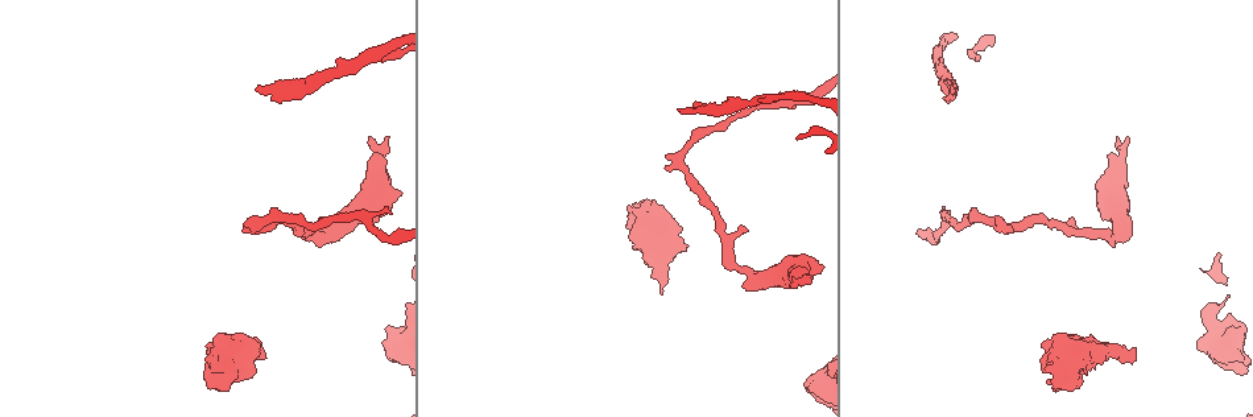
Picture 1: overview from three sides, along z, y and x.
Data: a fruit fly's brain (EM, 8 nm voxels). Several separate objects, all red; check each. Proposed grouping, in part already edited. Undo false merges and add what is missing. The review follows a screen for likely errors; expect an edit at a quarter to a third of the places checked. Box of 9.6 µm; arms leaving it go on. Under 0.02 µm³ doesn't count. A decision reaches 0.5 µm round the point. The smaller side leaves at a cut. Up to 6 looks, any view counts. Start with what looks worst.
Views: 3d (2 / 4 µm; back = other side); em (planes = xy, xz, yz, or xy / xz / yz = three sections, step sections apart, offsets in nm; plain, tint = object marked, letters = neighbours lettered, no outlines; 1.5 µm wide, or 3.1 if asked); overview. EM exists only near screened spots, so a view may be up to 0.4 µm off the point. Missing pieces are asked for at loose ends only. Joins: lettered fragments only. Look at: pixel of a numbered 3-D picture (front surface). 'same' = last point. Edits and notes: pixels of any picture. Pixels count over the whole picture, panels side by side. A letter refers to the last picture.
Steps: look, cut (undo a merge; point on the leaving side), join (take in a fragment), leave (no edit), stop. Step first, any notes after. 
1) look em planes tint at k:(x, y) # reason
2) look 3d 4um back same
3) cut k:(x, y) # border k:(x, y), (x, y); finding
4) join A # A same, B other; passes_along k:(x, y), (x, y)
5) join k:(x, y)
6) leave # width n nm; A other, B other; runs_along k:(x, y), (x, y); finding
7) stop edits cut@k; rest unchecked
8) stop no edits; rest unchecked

look em planes letters at 1:(1128, 136)

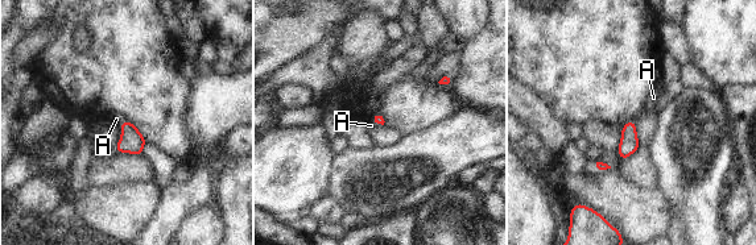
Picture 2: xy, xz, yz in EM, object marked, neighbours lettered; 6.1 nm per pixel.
join A # longest_contact A 70 nm; A same; it goes on there

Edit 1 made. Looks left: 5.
look overview

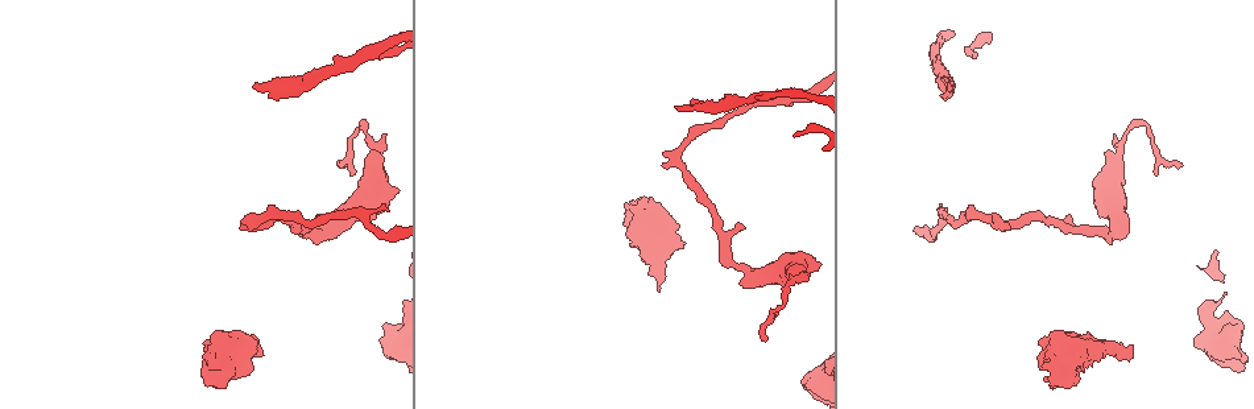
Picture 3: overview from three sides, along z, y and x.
look 3d 2um back at 3:(1227, 323) # free end

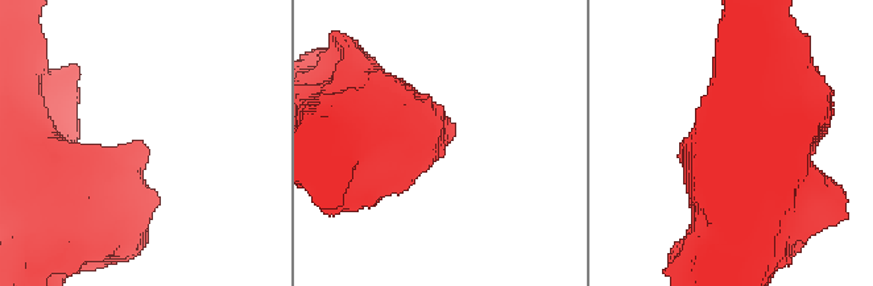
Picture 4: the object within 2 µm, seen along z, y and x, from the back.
look em planes plain at 4:(145, 146) # now the EM

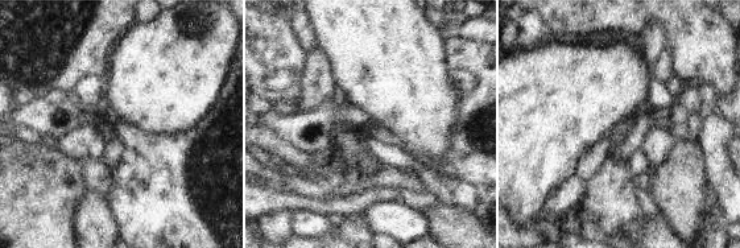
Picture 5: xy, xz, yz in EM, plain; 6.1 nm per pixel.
look em planes letters same

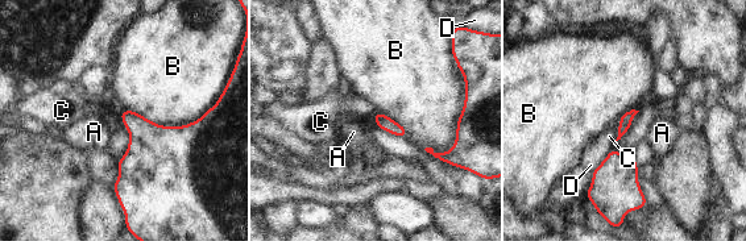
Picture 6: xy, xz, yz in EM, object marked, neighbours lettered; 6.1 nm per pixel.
leave # A other, B other, C other, D other; border 6:(214, 104), (183, 125), (124, 111); none of them fits

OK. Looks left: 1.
stop edits join@2; rest unchecked

